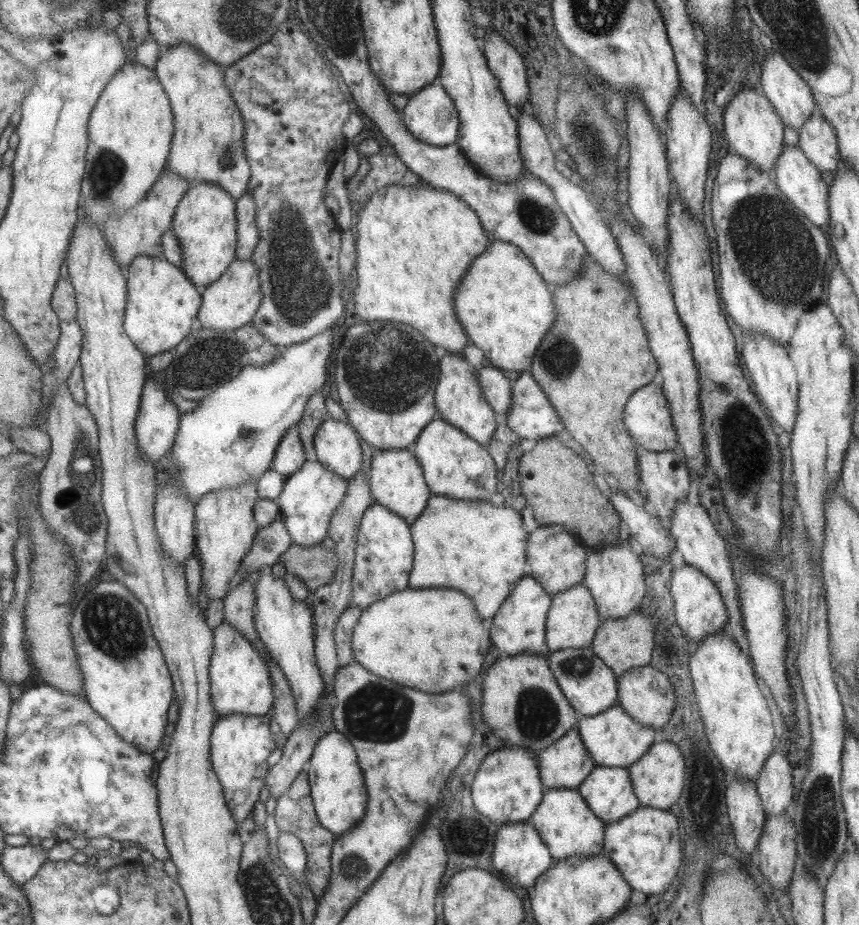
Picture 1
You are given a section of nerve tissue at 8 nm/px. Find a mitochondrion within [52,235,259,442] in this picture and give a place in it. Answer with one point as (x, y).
(205, 363)

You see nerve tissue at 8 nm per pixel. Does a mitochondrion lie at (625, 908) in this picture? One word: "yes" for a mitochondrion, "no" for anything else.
no

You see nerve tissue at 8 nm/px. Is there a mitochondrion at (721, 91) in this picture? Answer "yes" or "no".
no

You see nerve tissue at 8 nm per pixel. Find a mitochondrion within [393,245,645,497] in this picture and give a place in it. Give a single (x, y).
(559, 358)

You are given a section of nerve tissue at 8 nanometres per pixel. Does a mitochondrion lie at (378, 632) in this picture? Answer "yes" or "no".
no

